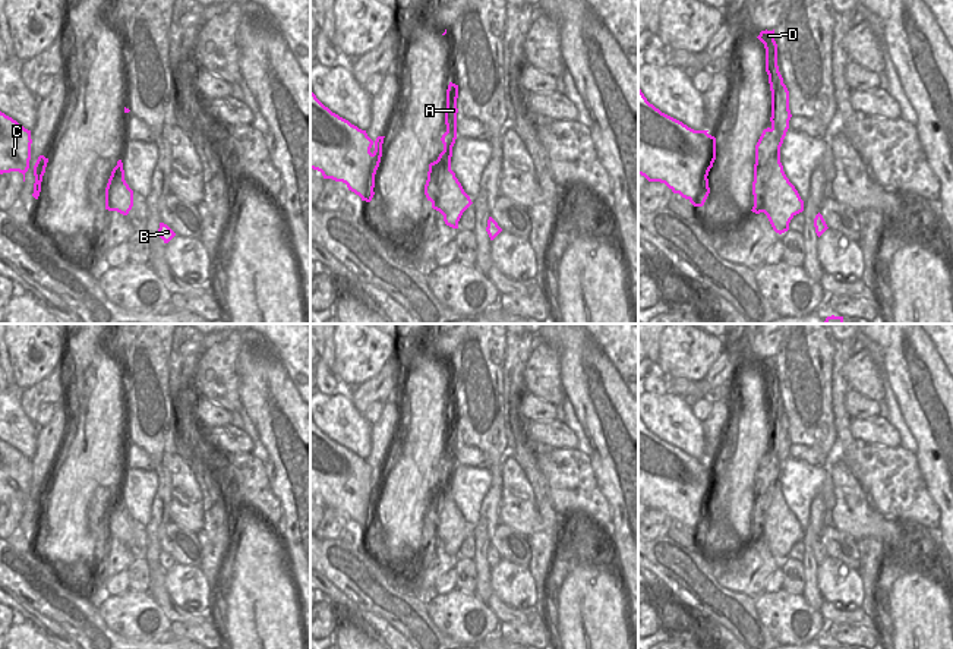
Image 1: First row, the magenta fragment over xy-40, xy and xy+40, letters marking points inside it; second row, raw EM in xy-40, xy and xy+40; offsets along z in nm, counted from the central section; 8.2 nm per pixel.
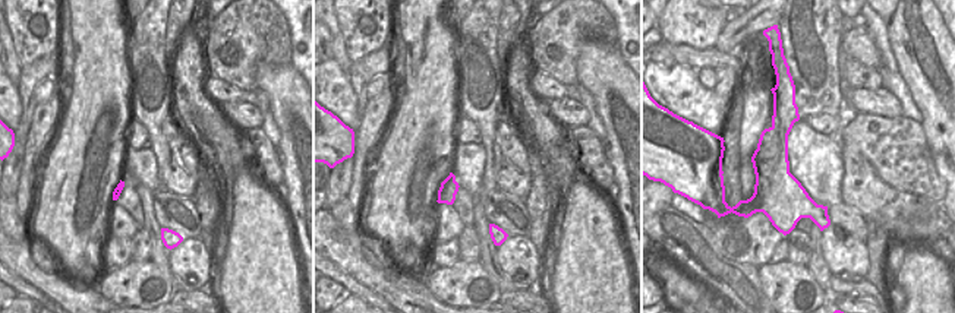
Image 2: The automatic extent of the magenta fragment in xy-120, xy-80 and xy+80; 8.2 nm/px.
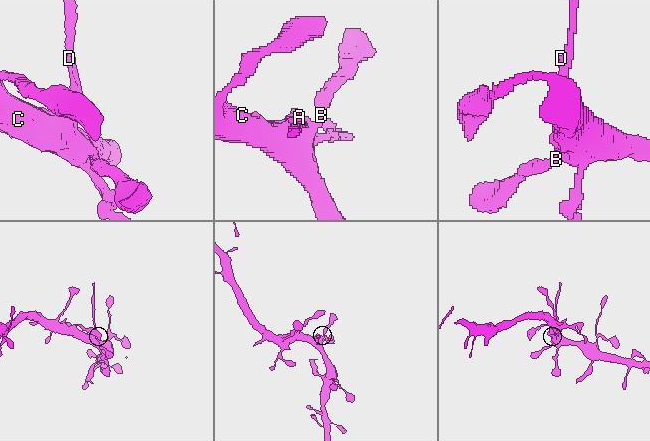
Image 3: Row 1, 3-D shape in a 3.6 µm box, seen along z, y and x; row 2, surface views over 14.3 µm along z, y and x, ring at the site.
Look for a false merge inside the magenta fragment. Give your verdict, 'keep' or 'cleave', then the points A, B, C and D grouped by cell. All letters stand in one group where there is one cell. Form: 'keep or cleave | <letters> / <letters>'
cleave | A D / B C

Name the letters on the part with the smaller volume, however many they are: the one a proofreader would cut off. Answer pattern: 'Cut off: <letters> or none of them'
Cut off: A, D

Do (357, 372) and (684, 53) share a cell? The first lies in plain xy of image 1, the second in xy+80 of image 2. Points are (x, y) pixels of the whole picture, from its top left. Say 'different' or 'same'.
different

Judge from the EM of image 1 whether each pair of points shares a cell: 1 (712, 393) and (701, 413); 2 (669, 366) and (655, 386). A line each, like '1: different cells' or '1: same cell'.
1: different cells
2: different cells

